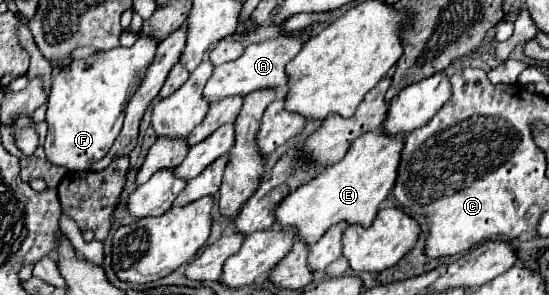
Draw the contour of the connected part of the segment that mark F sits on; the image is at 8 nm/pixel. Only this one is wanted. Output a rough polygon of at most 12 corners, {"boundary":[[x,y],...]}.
{"boundary":[[138,37],[52,79],[48,161],[110,151],[158,43]]}

